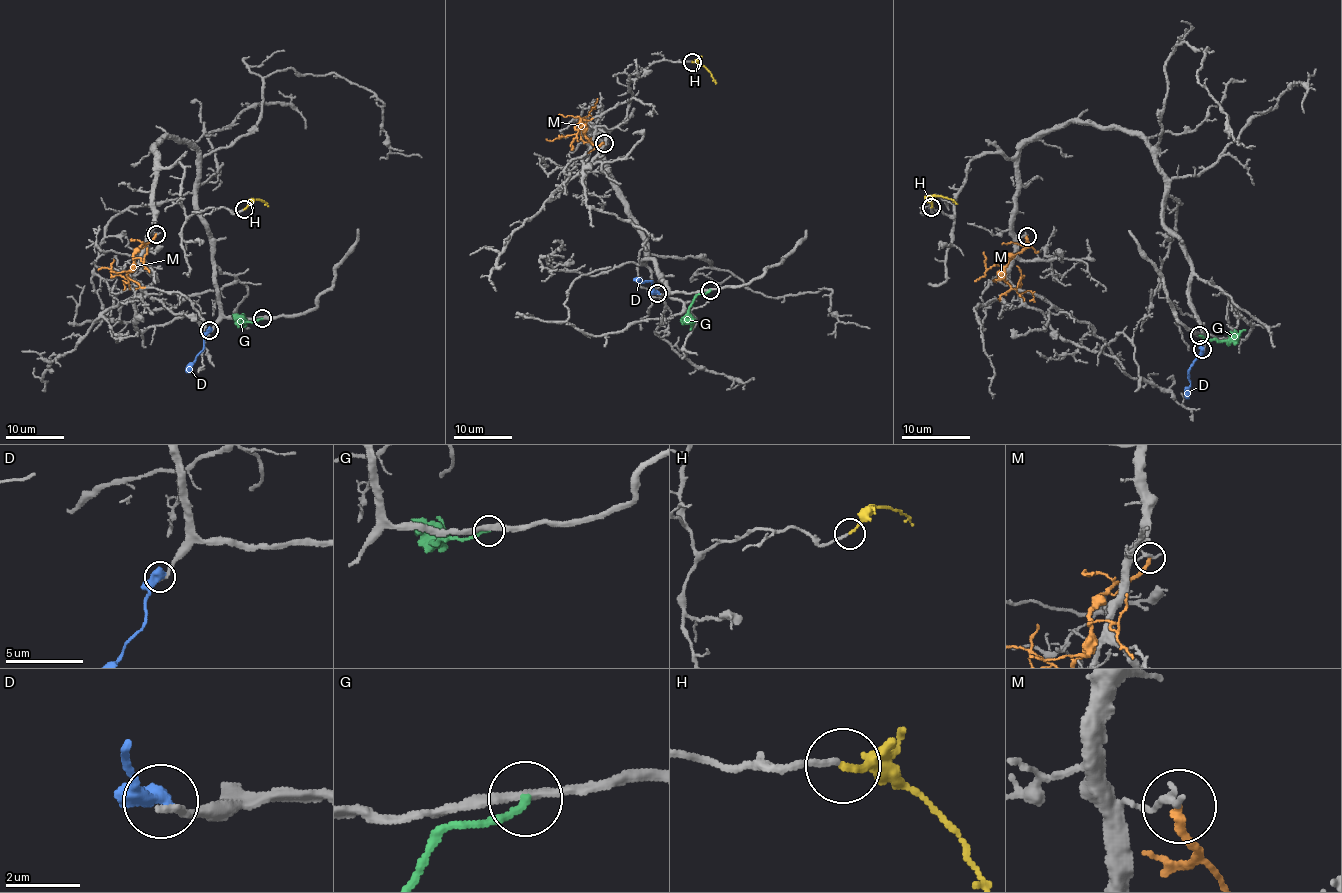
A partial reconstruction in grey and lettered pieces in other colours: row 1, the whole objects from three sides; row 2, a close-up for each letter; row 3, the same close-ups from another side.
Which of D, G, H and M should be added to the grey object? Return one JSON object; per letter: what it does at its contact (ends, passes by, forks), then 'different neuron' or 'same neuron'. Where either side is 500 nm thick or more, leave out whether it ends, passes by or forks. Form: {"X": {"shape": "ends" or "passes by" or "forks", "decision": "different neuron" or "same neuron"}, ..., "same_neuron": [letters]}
{"D": {"shape": "passes by", "decision": "different neuron"}, "G": {"shape": "ends", "decision": "different neuron"}, "H": {"shape": "ends", "decision": "same neuron"}, "M": {"shape": "ends", "decision": "different neuron"}, "same_neuron": ["H"]}

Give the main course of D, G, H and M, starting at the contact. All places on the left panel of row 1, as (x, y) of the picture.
D: (209, 330), (202, 352), (186, 372)
G: (262, 318), (241, 323), (241, 314)
H: (244, 209), (256, 199), (268, 207)
M: (156, 234), (137, 249), (134, 267), (127, 276), (130, 278), (109, 270), (97, 270)

